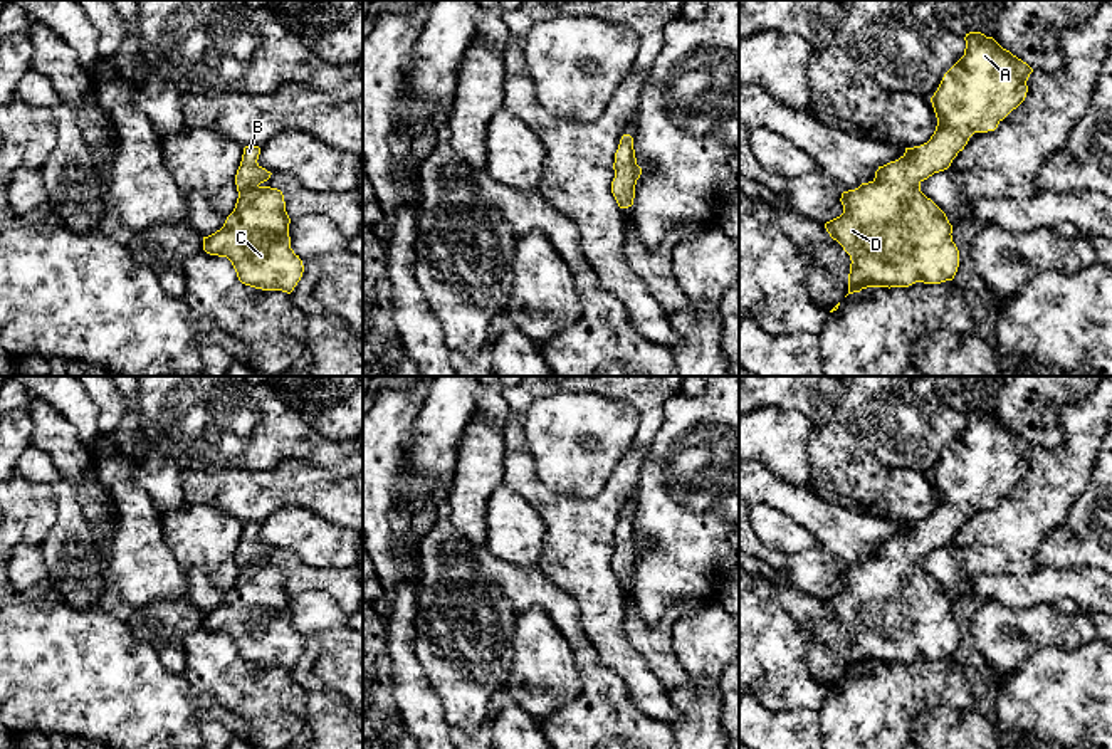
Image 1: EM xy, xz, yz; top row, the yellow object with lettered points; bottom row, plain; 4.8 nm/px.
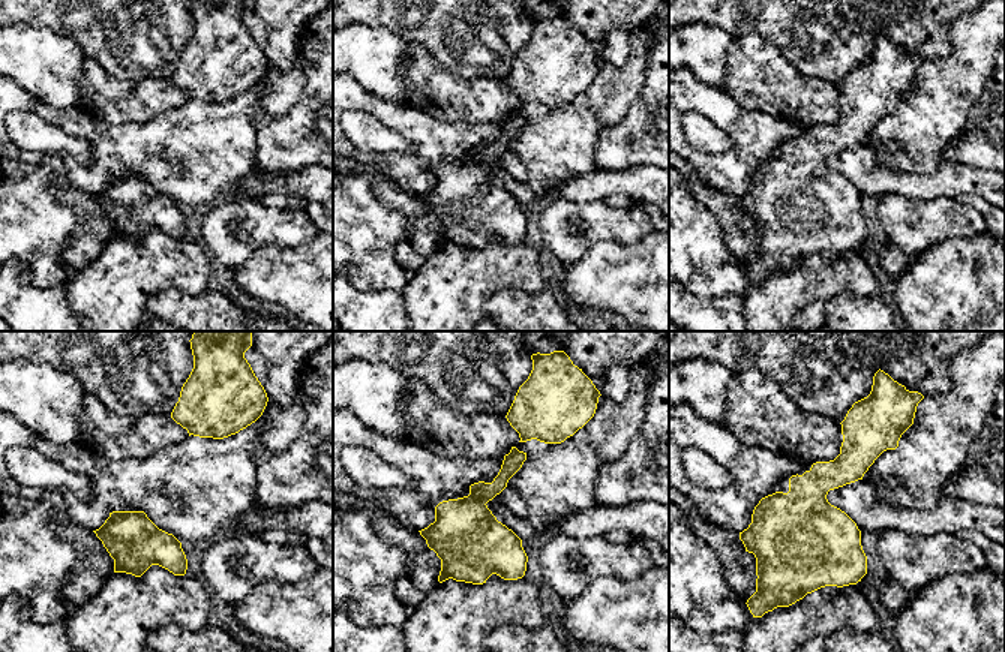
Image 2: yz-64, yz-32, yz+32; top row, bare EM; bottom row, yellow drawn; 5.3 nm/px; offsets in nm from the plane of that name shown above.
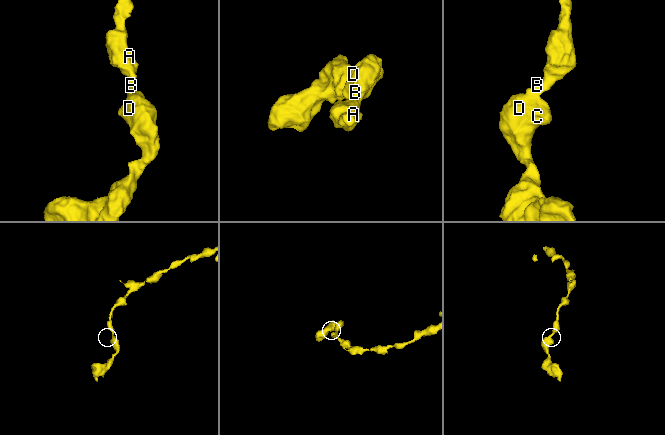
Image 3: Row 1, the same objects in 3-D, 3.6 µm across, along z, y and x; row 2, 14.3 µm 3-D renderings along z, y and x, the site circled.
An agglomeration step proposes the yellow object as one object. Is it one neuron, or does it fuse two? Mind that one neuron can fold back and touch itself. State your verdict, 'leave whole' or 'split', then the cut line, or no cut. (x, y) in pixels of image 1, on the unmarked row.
leave whole; cut none

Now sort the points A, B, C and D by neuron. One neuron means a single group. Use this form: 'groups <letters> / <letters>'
groups A B C D

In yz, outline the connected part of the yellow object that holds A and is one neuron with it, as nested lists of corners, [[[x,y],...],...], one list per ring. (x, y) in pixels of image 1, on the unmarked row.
[[[969,408],[964,432],[944,450],[931,474],[937,502],[931,516],[884,542],[875,554],[842,569],[843,589],[825,600],[826,608],[850,631],[848,670],[867,663],[909,663],[915,658],[952,657],[959,626],[946,589],[921,568],[921,559],[951,542],[974,509],[994,507],[1026,474],[1033,445],[1003,425],[993,413]]]

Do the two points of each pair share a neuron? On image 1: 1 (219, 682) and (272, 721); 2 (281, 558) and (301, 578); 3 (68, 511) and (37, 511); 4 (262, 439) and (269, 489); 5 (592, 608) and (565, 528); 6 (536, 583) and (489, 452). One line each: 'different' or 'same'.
1: same
2: same
3: different
4: different
5: same
6: different

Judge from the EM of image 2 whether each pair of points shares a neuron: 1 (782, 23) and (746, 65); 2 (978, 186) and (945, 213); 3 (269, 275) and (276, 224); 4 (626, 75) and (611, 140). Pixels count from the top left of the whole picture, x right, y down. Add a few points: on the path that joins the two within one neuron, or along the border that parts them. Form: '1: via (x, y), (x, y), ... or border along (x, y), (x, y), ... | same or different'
1: border along (734, 36), (756, 33), (771, 42), (792, 65) | different
2: border along (956, 198), (929, 198), (921, 201) | different
3: border along (308, 242), (288, 248), (263, 245), (243, 264) | different
4: border along (636, 98), (618, 122), (600, 131), (594, 155) | different

